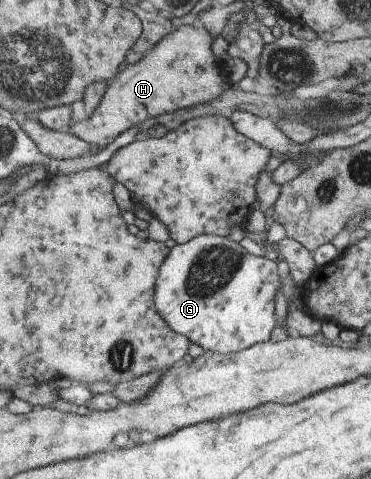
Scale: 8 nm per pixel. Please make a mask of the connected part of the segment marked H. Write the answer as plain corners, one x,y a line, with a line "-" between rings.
200,23
182,26
168,34
138,62
128,65
117,80
111,81
98,109
89,118
75,120
68,132
104,147
126,129
150,117
214,101
228,86
224,83
227,71
214,59
212,43
214,38

